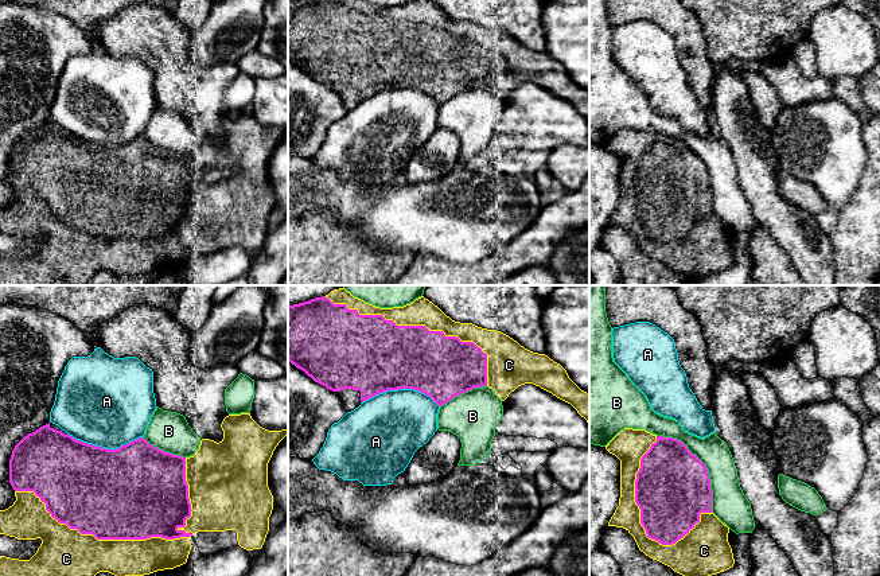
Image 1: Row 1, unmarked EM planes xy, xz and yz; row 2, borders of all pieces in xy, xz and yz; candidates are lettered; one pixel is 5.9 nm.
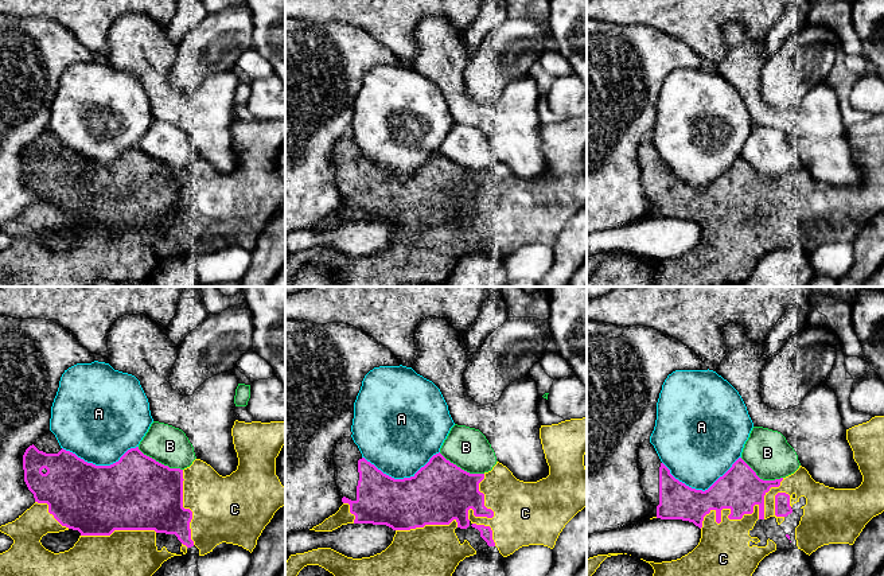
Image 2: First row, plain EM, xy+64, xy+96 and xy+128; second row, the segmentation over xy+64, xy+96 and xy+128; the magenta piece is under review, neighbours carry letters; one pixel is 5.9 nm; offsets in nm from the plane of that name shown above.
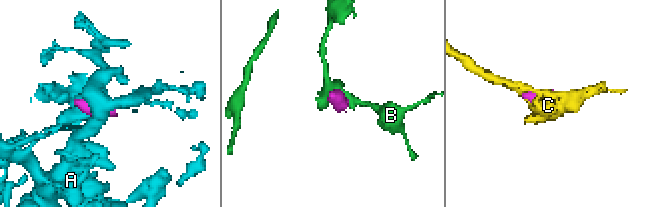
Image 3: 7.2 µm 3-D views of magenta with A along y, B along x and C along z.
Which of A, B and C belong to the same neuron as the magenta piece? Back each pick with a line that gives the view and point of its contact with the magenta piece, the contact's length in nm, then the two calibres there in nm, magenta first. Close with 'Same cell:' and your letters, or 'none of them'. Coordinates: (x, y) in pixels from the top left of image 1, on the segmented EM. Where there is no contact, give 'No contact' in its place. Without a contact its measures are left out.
C: Touches magenta at xz (421, 326). Shared border 1100 nm. Thickness 380 nm (magenta) against 160 nm
Same cell: C

